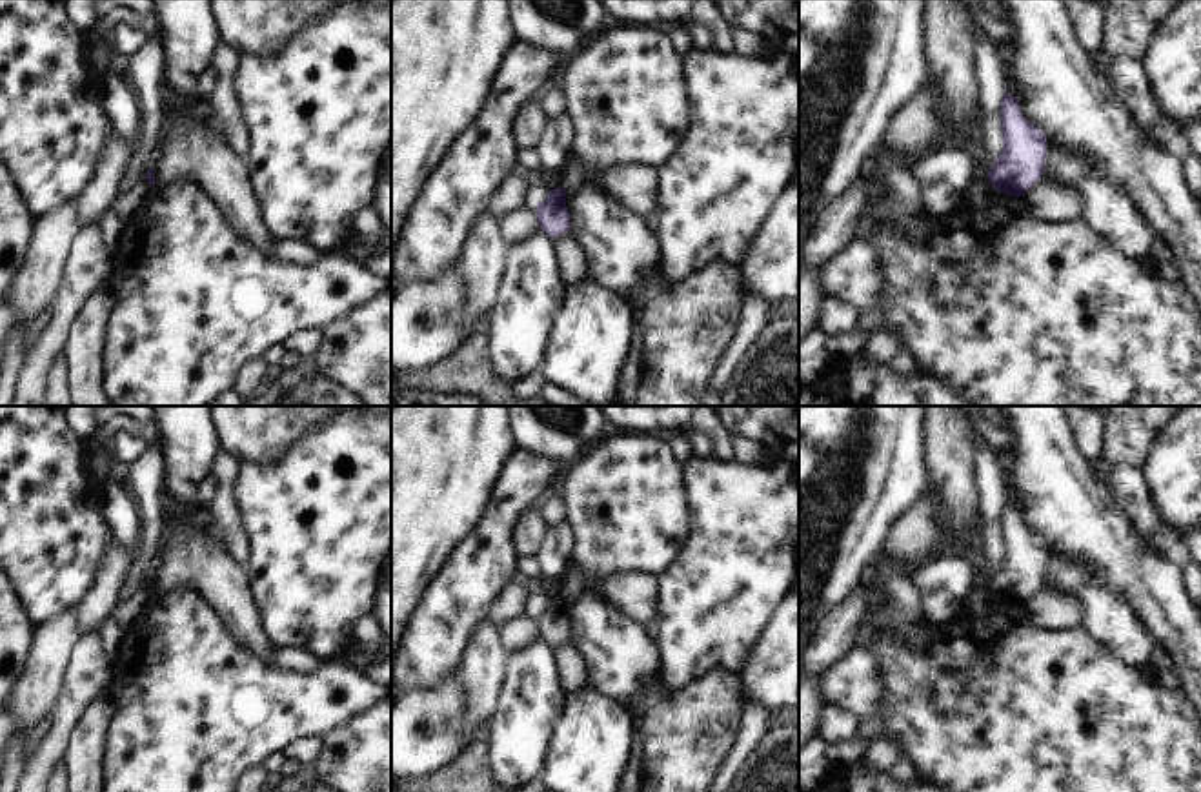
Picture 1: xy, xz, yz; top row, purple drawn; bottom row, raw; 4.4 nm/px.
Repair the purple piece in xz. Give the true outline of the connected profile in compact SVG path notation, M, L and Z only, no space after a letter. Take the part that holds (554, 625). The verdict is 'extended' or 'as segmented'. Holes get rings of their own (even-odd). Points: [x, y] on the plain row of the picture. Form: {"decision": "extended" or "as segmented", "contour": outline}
{"decision": "as segmented", "contour": "M557 594L548 601L548 606L535 617L539 635L551 646L570 639L570 619L566 615L566 599Z"}

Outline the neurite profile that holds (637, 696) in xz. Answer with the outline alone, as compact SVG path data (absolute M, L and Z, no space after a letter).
M661 670L657 674L657 677L648 683L642 685L641 688L637 688L635 692L631 692L628 697L621 699L624 710L631 712L642 699L644 696L651 690L651 688L659 688L659 690L666 690L664 679L661 675Z

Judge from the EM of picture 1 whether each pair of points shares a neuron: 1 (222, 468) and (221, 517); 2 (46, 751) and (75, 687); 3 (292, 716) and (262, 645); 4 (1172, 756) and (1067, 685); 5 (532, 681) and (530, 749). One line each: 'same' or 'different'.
1: same
2: same
3: different
4: same
5: same

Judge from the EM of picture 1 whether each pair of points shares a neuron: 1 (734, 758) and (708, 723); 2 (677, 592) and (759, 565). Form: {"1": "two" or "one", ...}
{"1": "two", "2": "one"}

